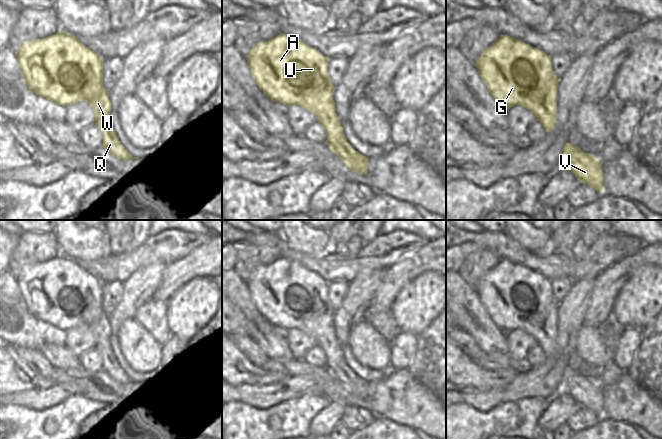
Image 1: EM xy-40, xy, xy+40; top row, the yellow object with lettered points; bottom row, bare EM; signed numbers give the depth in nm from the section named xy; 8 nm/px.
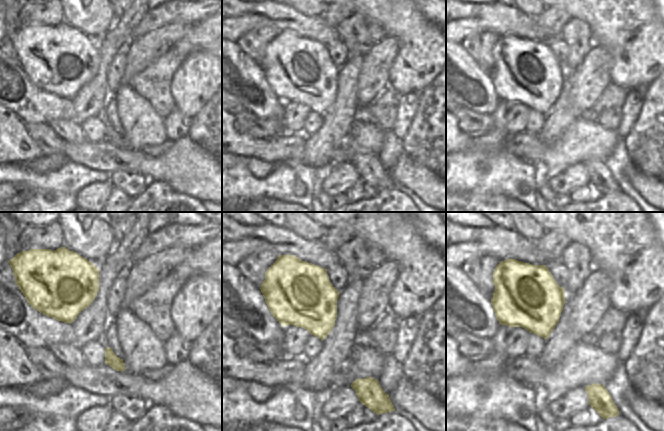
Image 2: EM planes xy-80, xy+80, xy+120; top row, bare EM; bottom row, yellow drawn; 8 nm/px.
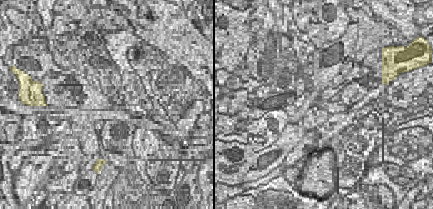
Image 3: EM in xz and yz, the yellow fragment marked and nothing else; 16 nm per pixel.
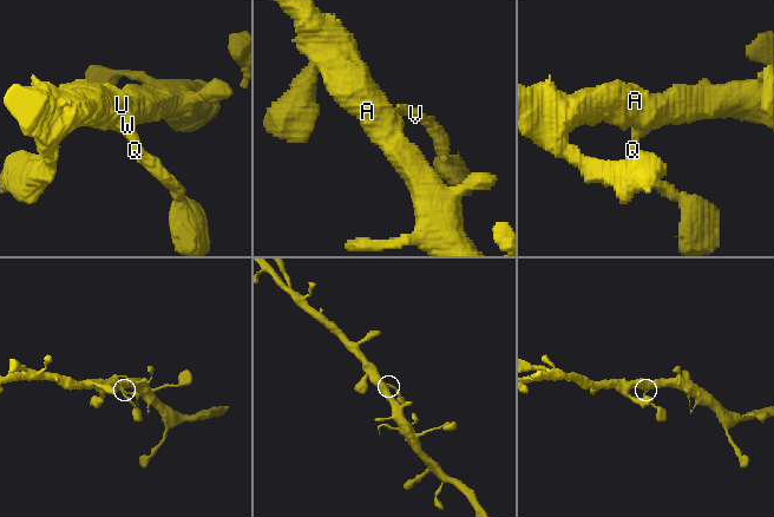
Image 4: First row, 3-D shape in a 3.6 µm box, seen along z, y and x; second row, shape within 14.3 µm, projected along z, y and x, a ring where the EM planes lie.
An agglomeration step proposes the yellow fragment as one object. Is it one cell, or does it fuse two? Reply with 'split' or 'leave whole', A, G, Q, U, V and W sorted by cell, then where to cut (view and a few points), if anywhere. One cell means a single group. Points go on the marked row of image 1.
leave whole | A G Q U V W | no cut

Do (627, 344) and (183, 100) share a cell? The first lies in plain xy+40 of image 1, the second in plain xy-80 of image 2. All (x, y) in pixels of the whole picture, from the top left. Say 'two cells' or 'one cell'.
two cells

